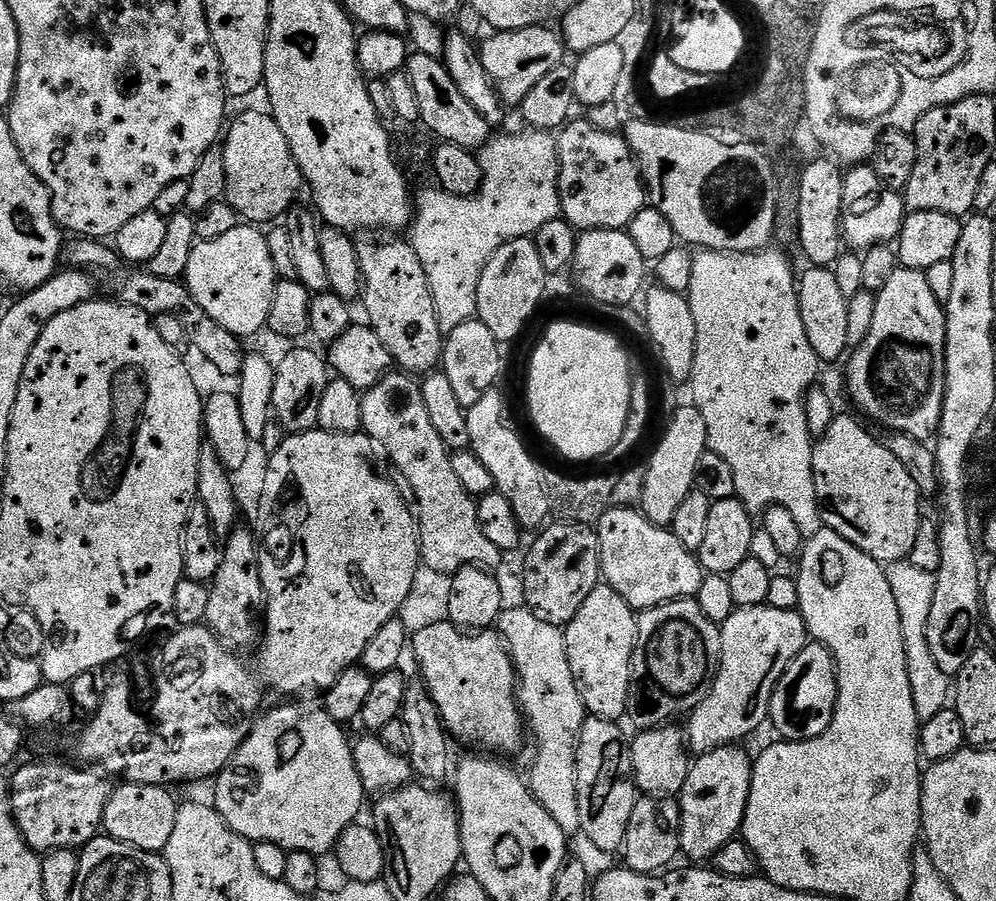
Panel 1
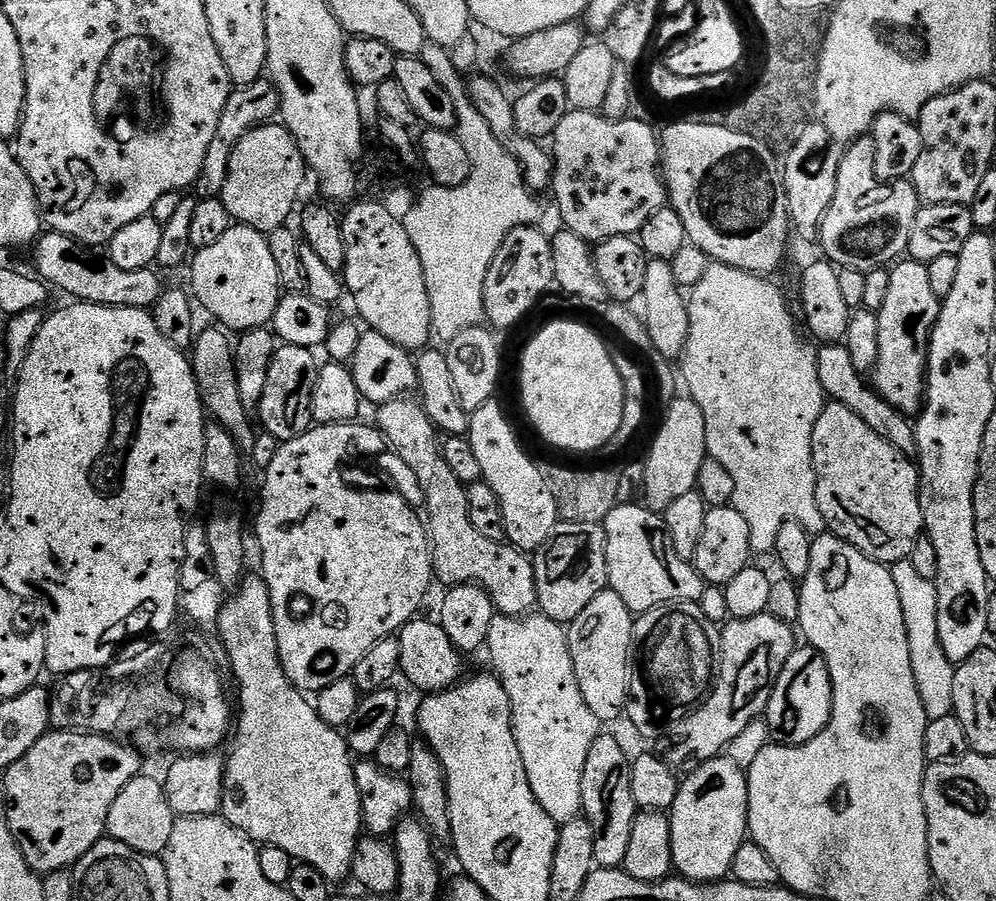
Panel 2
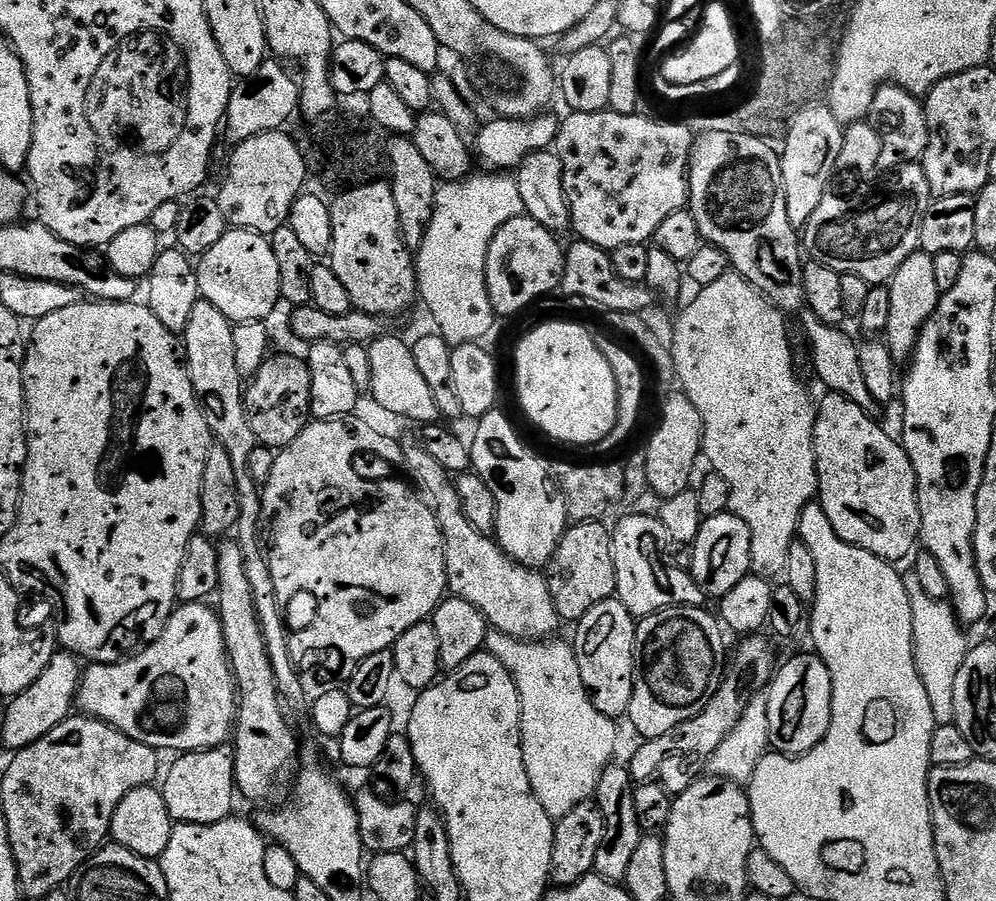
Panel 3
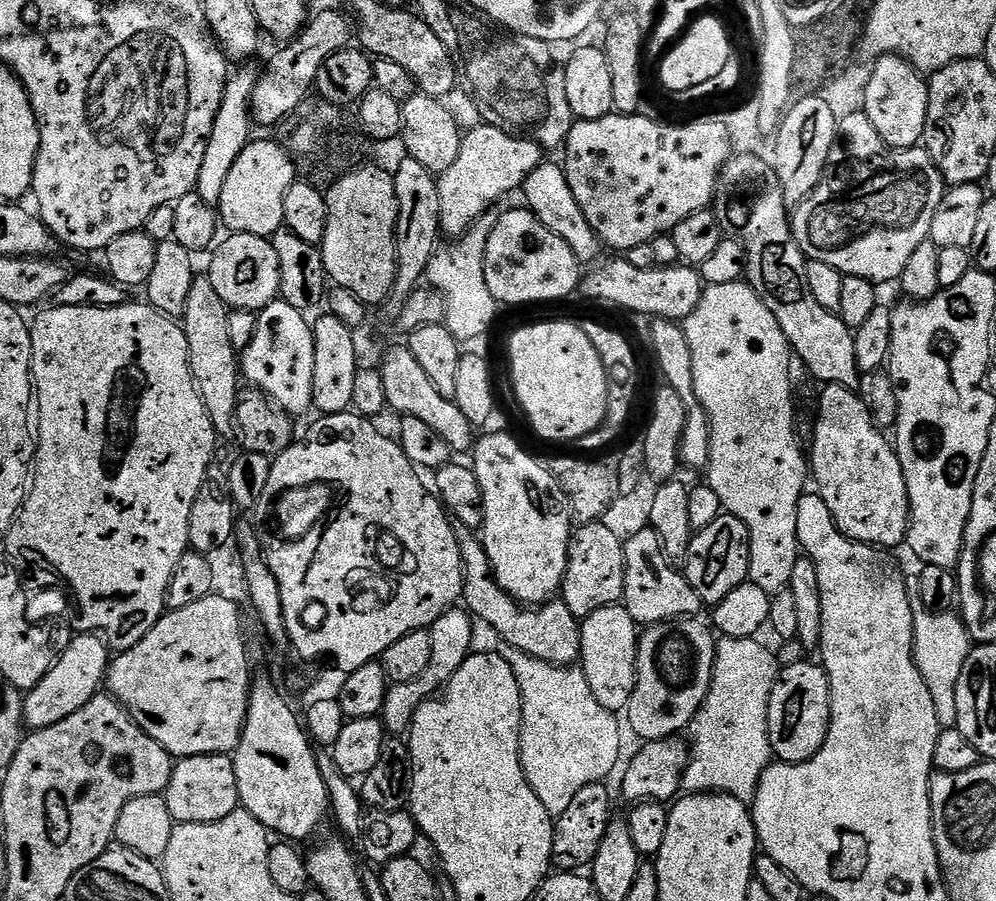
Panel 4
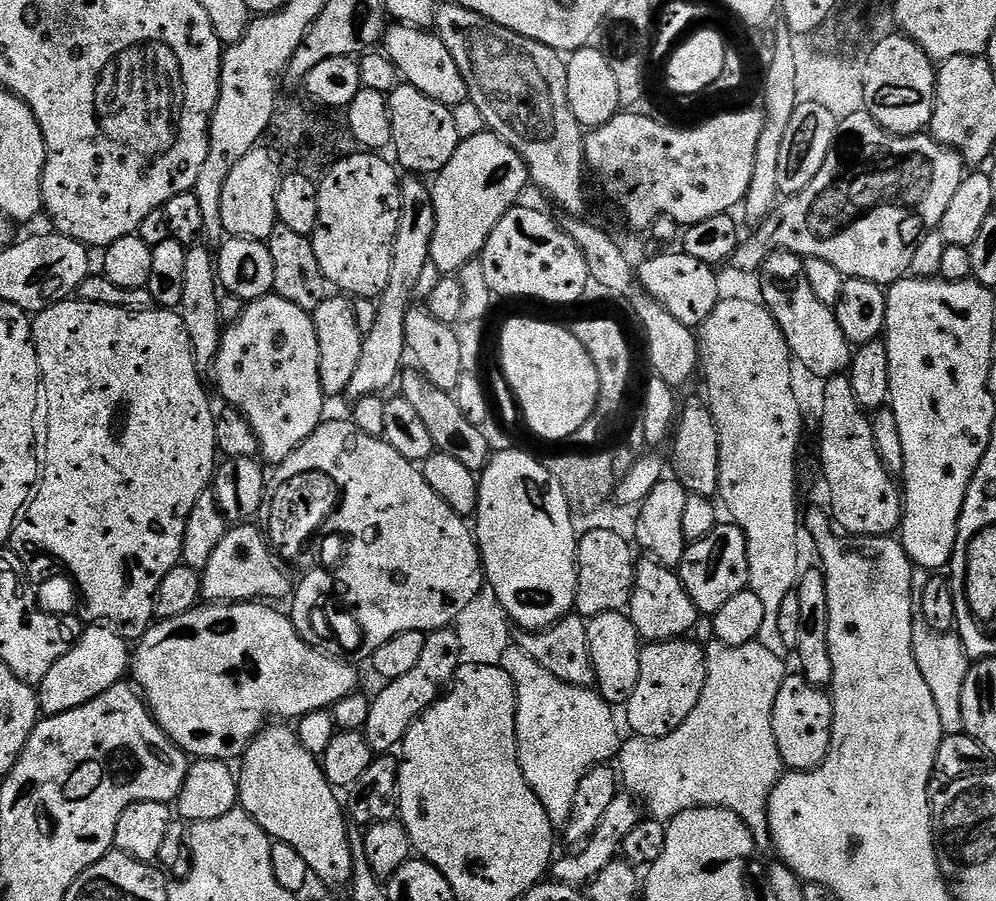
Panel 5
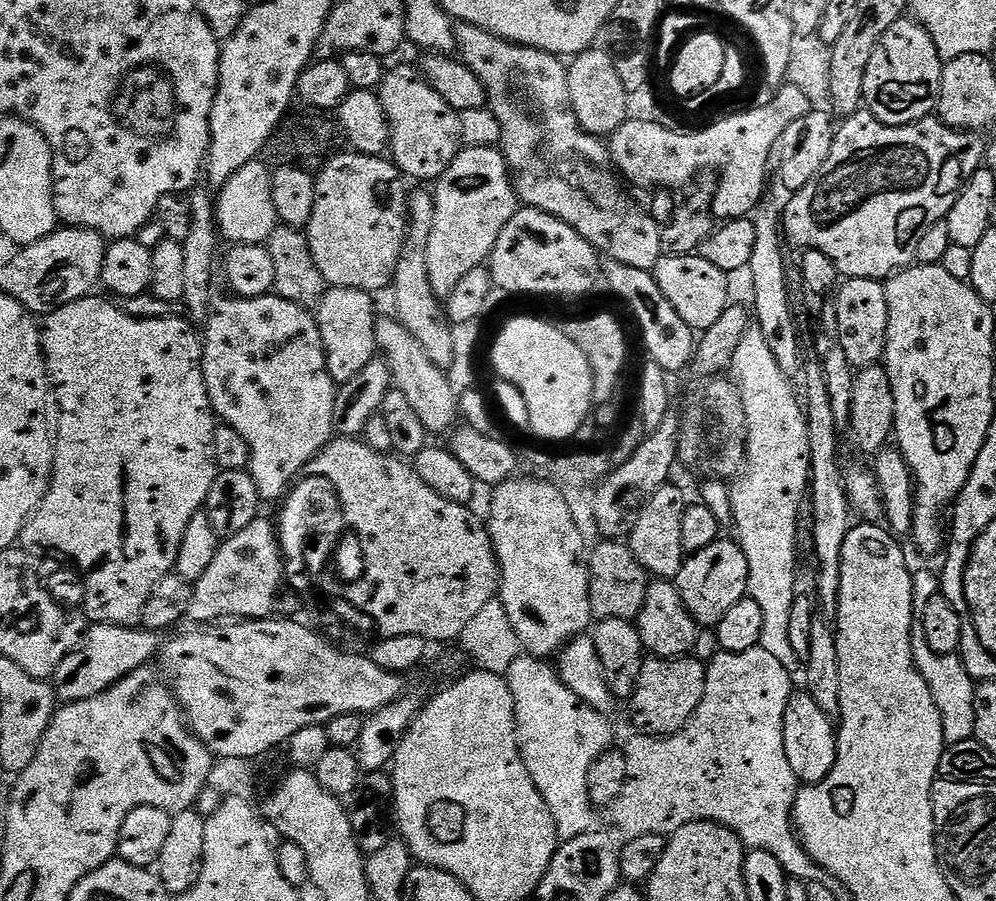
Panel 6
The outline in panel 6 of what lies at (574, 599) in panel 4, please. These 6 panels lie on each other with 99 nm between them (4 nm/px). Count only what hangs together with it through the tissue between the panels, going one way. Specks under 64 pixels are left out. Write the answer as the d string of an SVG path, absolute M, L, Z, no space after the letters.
M607 538L601 539L595 545L597 547L591 549L588 561L588 593L590 594L590 606L592 607L592 615L597 621L601 620L630 620L635 621L639 616L642 606L646 600L648 586L650 583L649 577L646 575L643 566L634 558L632 549L627 543L610 540Z

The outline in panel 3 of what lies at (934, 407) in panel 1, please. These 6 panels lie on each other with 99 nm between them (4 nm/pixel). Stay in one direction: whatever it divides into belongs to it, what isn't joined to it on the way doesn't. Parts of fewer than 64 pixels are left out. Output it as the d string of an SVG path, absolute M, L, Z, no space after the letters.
M917 251L898 266L887 285L890 294L890 322L882 333L888 345L890 354L897 362L911 361L912 353L916 350L916 343L923 330L925 322L936 313L940 304L941 293L938 281L934 275L934 262L929 252Z

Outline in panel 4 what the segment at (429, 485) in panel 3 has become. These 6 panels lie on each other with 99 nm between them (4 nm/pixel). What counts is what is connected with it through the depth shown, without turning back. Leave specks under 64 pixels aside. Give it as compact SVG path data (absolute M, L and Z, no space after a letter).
M457 527L456 537L460 543L462 562L464 563L464 595L462 600L467 611L473 617L494 626L505 645L516 647L518 650L522 650L526 654L536 659L545 660L548 663L575 665L580 659L580 651L582 650L581 621L574 614L570 614L570 606L566 606L563 599L560 598L553 598L539 606L521 606L511 594L506 590L502 590L502 586L492 572L492 563L486 554L483 543L477 537L475 540L472 536L475 535L469 529Z

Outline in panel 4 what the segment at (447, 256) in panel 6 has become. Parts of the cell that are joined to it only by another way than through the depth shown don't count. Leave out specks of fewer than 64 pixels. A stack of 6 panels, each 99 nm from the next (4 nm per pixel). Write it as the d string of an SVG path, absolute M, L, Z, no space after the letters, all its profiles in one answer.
M481 123L474 130L463 133L458 158L450 170L439 173L438 202L440 203L440 231L445 237L459 238L473 227L492 204L512 191L523 189L524 180L545 159L545 149L533 140L511 136L492 124Z

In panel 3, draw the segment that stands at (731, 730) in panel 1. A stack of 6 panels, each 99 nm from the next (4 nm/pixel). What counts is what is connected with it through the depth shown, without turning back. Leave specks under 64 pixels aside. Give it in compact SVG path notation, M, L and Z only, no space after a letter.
M752 634L744 640L736 648L736 657L732 660L732 665L728 668L728 677L713 691L708 705L704 707L693 720L682 722L678 726L674 726L674 730L670 730L670 734L662 734L653 740L644 740L641 748L632 756L632 764L630 763L630 771L633 781L636 782L658 782L666 789L669 794L679 794L688 789L692 785L692 781L701 775L702 769L707 765L708 760L714 754L714 750L718 748L726 738L726 734L730 734L730 730L734 730L734 726L738 724L748 701L750 693L753 691L752 680L761 686L767 685L774 675L774 663L772 664L772 648L763 640L763 635Z

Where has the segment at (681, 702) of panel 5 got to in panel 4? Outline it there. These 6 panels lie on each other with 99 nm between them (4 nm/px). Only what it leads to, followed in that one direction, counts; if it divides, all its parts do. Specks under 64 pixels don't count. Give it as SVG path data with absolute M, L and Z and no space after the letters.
M681 618L643 629L636 646L636 685L626 709L628 724L634 735L641 736L641 741L664 740L668 736L683 733L683 728L685 731L691 725L703 706L712 685L718 643L713 629L705 621L704 624L700 618Z

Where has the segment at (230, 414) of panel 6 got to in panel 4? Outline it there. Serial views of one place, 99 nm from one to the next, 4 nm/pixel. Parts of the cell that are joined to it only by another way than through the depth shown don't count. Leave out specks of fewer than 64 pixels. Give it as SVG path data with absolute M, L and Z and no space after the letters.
M275 299L261 308L256 318L254 338L239 357L243 379L257 392L264 393L277 408L293 418L313 411L314 398L314 334L305 313L294 310L285 300Z

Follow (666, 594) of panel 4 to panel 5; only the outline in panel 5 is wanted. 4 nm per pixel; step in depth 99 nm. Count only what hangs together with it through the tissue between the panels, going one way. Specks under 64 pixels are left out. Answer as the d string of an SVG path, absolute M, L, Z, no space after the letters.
M644 558L636 566L636 585L626 614L636 627L641 641L674 640L684 638L693 631L698 615L696 603L684 589L684 583L673 569L659 564L657 560Z

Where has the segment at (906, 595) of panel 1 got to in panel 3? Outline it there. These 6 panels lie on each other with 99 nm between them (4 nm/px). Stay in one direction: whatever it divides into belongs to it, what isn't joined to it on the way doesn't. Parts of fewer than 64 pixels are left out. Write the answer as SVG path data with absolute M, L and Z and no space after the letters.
M915 574L904 576L906 594L910 596L910 614L912 615L912 649L914 666L922 686L926 686L926 695L930 698L930 710L934 710L937 724L950 724L954 721L954 682L958 679L958 670L966 658L970 640L964 637L956 610L948 600L935 600L922 590Z

